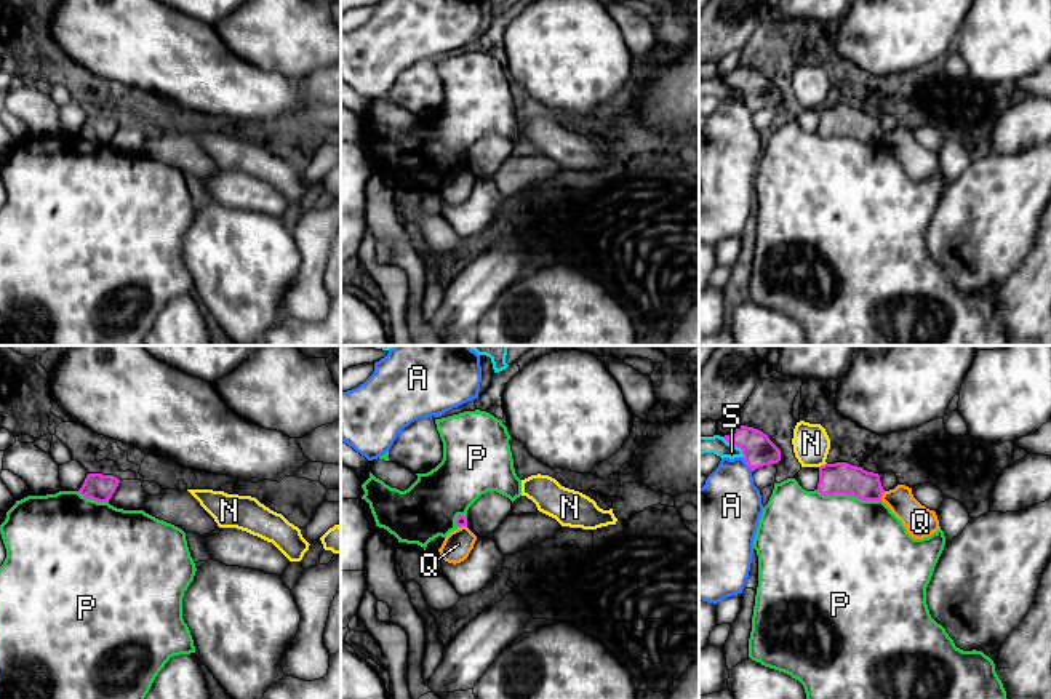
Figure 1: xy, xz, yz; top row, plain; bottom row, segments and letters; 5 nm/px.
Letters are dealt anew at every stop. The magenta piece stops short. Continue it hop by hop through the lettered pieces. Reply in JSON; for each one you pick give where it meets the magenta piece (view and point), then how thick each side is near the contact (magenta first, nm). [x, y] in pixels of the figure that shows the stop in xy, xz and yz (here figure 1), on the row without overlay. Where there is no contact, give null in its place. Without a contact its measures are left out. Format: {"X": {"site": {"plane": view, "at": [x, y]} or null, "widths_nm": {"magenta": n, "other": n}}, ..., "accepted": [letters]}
{"accepted": []}

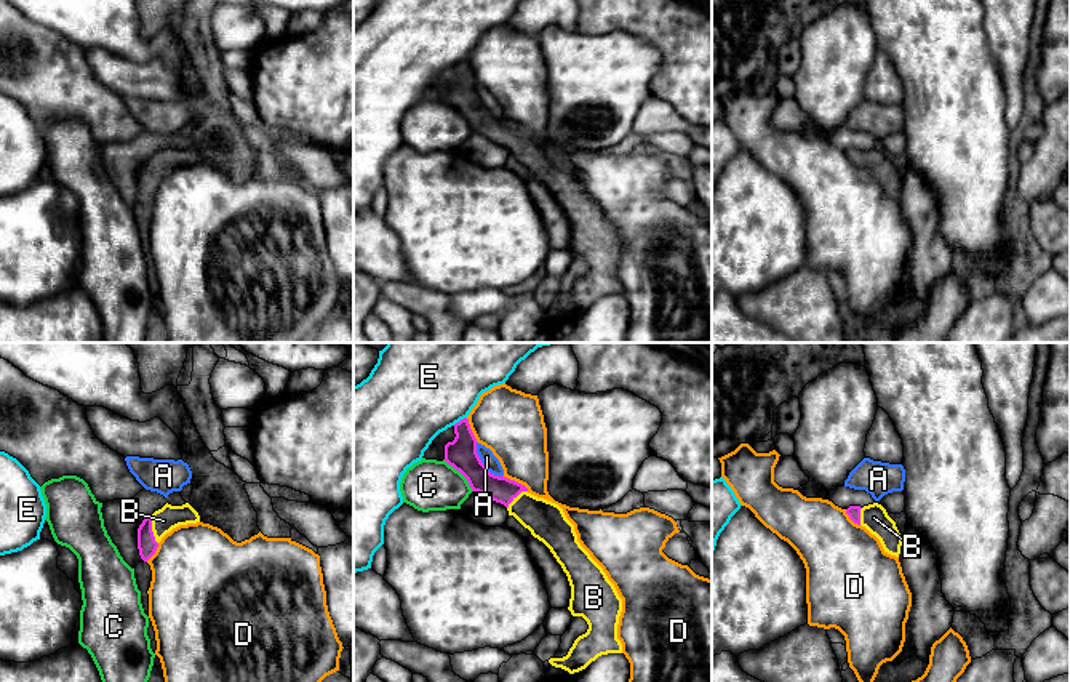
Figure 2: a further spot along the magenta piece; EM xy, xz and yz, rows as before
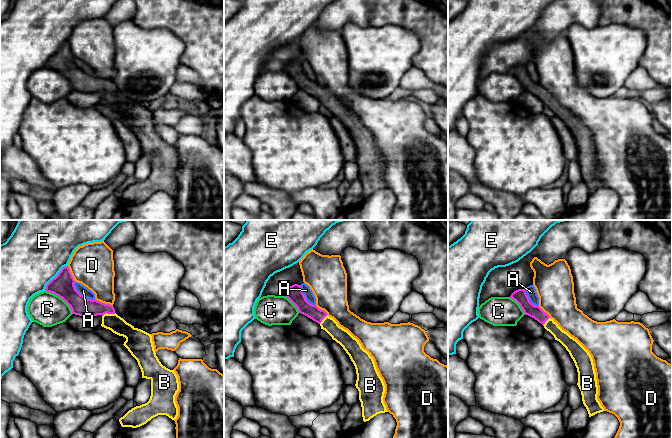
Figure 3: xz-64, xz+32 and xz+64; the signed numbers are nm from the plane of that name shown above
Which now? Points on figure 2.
{"B": {"site": {"plane": "xy", "at": [151, 172]}, "widths_nm": {"magenta": 100, "other": 120}}, "accepted": ["B"]}

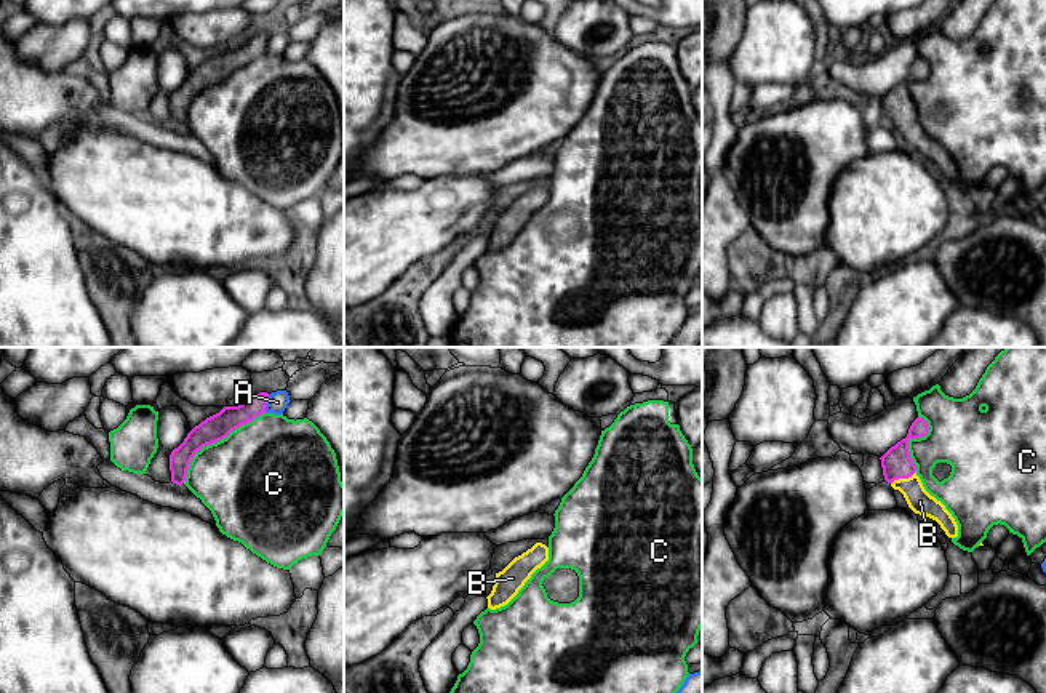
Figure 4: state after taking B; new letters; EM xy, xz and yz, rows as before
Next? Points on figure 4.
{"B": {"site": {"plane": "yz", "at": [902, 119]}, "widths_nm": {"magenta": 150, "other": 120}}, "accepted": ["B"]}

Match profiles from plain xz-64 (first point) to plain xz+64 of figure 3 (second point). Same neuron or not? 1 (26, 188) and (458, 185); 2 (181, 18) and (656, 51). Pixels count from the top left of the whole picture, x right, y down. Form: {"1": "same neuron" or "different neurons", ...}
{"1": "different neurons", "2": "same neuron"}

